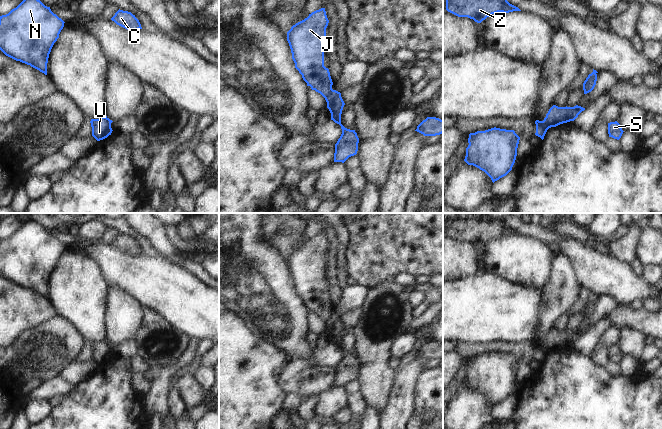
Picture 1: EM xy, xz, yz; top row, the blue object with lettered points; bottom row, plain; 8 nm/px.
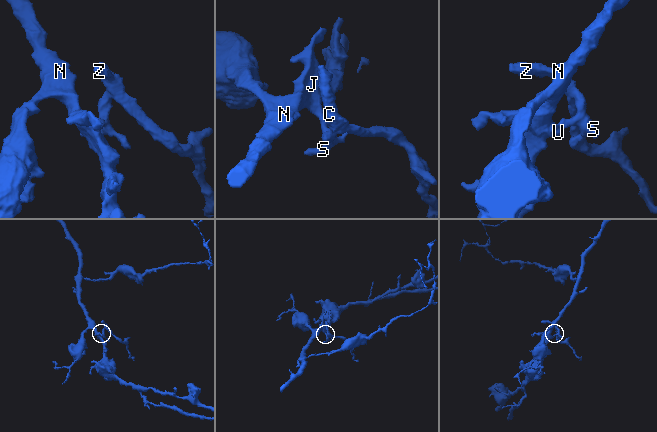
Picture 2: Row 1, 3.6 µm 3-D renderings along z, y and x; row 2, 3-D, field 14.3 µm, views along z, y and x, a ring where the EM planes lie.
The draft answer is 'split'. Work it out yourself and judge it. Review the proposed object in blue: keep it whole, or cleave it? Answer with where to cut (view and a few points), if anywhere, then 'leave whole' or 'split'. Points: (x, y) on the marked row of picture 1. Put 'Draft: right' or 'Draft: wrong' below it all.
xz (332, 89), (324, 97) | split
Draft: right

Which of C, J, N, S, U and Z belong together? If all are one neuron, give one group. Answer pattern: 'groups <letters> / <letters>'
groups C S Z / J N U

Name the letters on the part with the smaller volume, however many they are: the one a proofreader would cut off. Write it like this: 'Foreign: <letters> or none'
Foreign: C, S, Z

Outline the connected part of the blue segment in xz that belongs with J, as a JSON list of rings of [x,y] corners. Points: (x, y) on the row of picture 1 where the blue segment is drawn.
[[[325,8],[309,14],[287,32],[295,68],[312,90],[324,98],[333,90],[329,69],[324,66],[326,28],[329,20]]]

